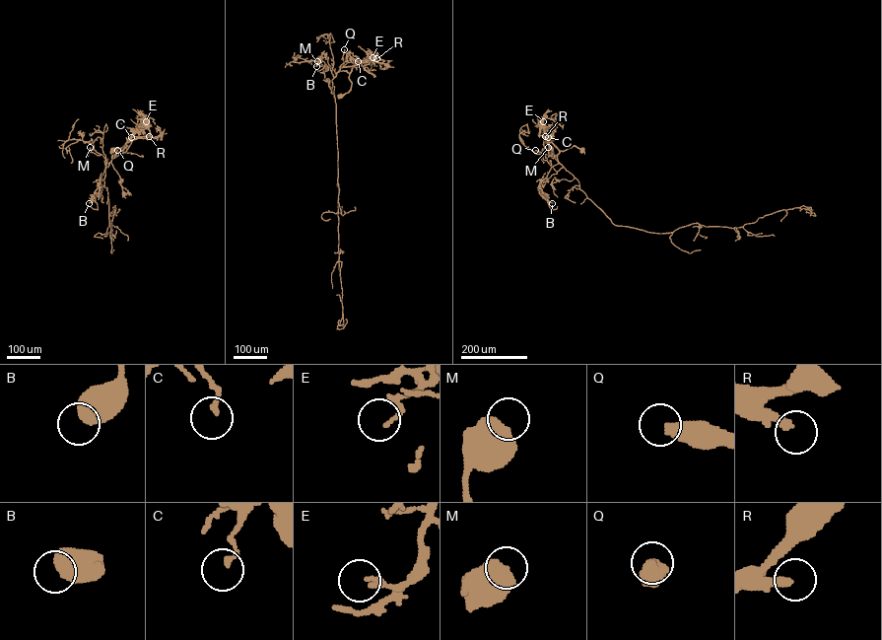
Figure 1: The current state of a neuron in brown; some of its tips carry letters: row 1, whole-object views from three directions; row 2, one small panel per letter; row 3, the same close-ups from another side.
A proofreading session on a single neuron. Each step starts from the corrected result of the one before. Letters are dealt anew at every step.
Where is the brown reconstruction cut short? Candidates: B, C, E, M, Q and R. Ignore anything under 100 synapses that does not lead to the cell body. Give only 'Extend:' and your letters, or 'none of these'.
Extend: Q, R

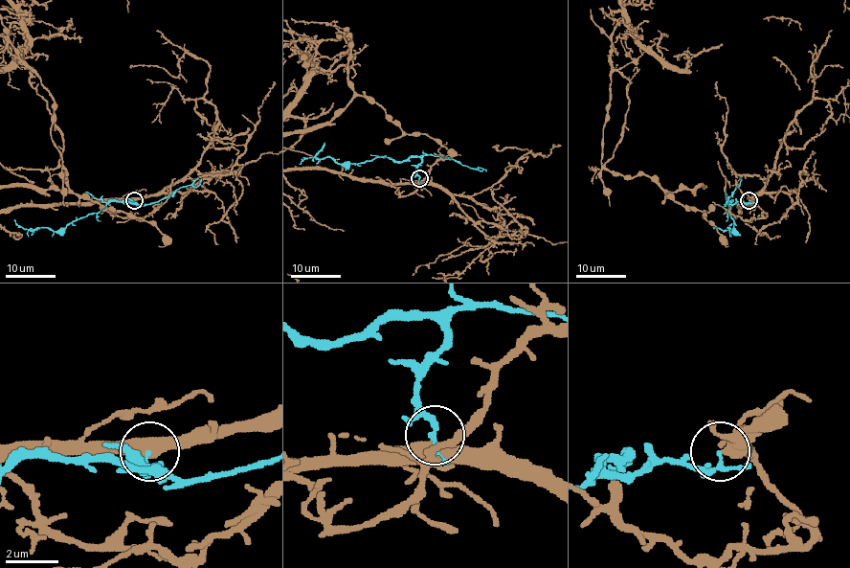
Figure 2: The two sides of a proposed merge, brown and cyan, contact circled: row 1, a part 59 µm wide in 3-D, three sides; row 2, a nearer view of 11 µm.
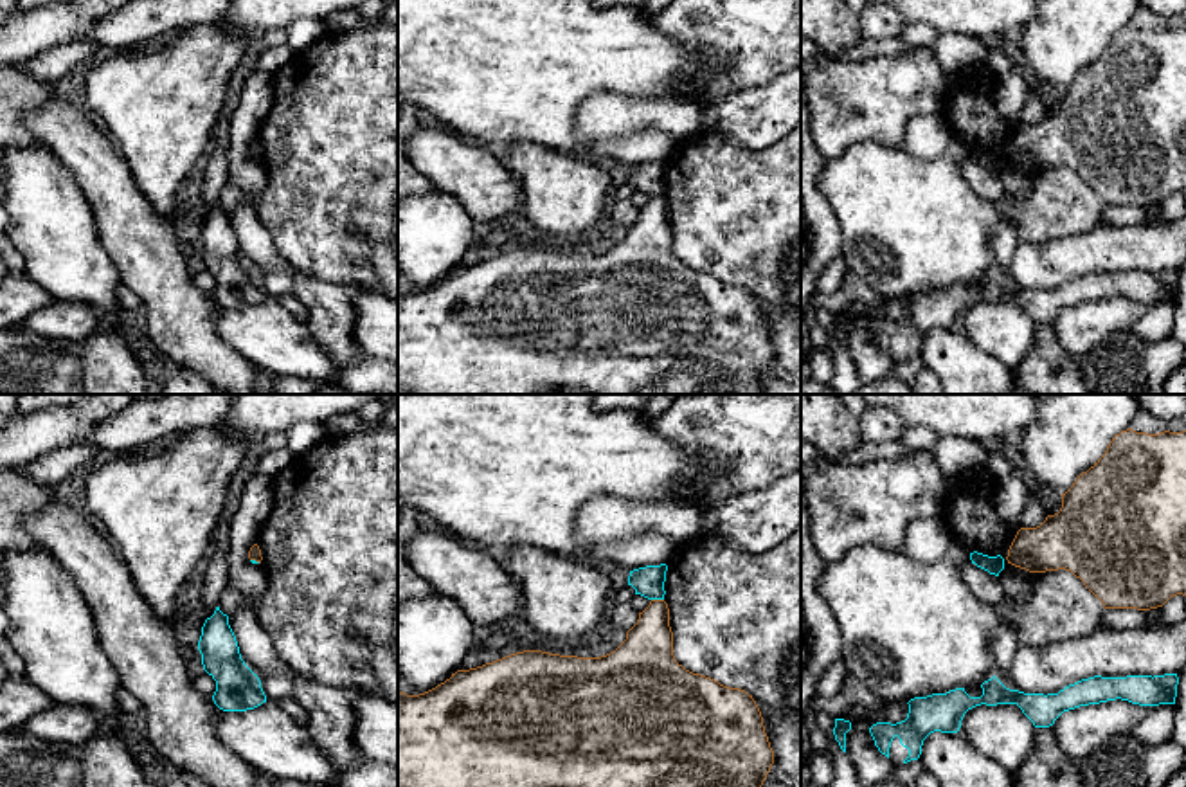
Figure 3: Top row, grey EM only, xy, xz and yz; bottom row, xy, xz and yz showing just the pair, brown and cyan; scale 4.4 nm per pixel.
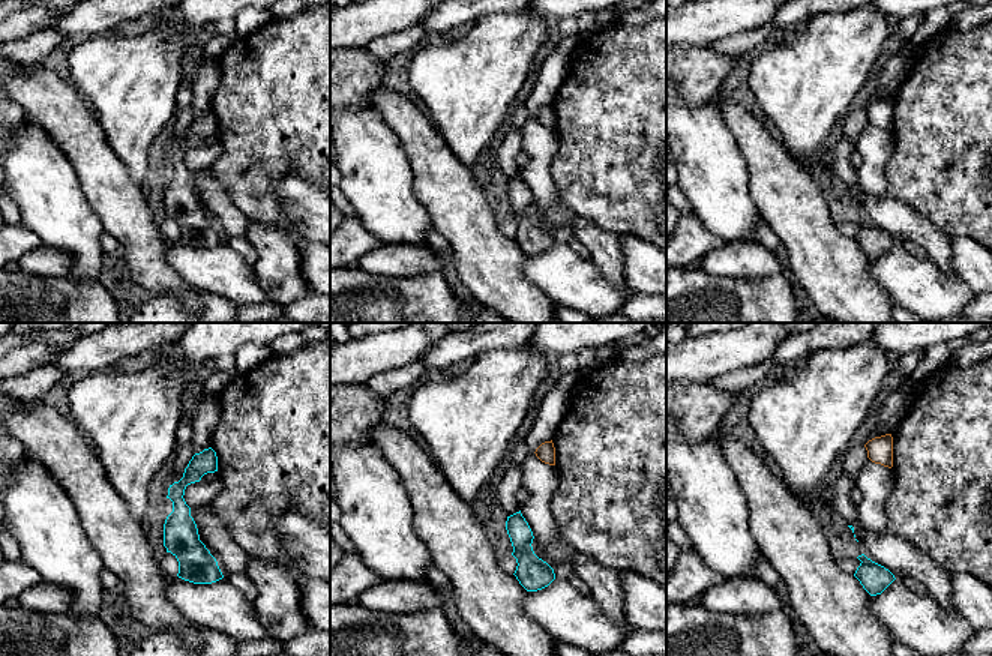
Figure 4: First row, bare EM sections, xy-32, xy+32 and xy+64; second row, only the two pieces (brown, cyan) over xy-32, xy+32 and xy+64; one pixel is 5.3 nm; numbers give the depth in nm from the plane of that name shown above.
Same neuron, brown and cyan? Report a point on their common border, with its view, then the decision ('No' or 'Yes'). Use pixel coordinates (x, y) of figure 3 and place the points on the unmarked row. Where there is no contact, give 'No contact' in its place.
Touches brown at xz (657, 197). No

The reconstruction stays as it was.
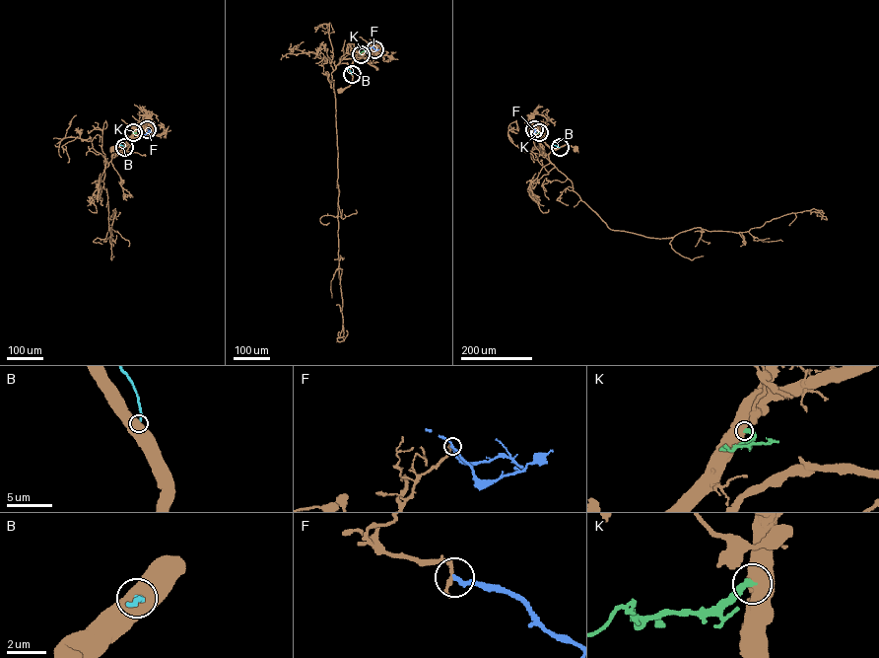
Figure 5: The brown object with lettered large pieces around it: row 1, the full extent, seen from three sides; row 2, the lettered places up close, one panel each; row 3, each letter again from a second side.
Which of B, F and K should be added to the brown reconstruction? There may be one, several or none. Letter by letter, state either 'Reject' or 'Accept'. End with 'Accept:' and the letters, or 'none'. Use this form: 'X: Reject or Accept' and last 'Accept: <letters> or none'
B: Reject
F: Reject
K: Reject
Accept: none

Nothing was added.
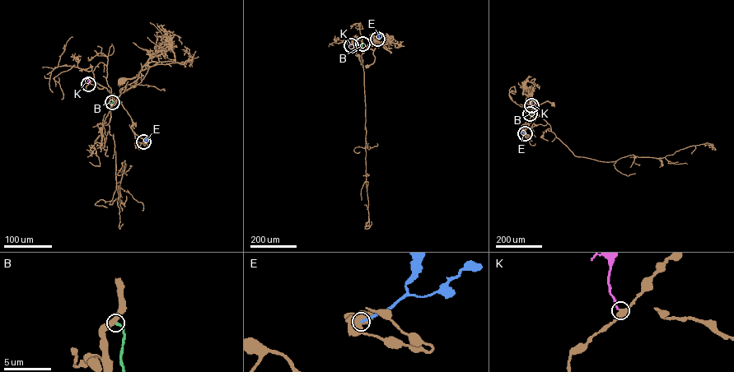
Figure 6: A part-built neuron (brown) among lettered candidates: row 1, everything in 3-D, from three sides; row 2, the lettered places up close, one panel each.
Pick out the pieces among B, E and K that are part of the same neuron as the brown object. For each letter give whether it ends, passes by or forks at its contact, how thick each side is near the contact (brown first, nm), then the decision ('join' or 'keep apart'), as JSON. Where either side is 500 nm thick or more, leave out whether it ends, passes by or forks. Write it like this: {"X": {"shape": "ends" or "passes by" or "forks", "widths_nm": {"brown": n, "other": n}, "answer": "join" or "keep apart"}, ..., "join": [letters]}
{"B": {"shape": "ends", "widths_nm": {"brown": 420, "other": 220}, "answer": "keep apart"}, "E": {"widths_nm": {"brown": 750, "other": 200}, "answer": "keep apart"}, "K": {"widths_nm": {"brown": 500, "other": 170}, "answer": "keep apart"}, "join": []}

